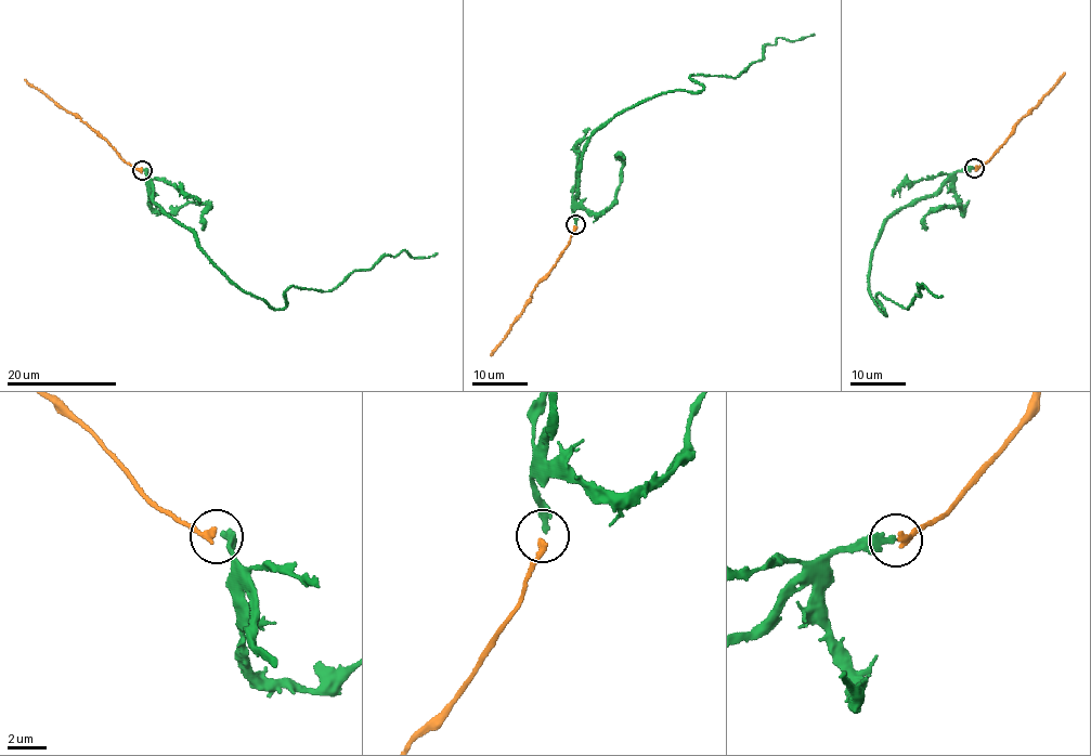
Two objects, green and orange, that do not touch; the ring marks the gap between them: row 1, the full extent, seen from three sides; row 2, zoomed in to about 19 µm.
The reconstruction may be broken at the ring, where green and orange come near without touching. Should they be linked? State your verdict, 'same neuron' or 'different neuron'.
different neuron

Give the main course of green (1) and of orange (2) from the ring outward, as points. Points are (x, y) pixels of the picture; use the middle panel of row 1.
1: (575, 223), (588, 137), (657, 94), (702, 90), (692, 76), (739, 77), (777, 38), (814, 34)
2: (575, 226), (555, 268), (531, 292), (531, 302), (490, 355)

